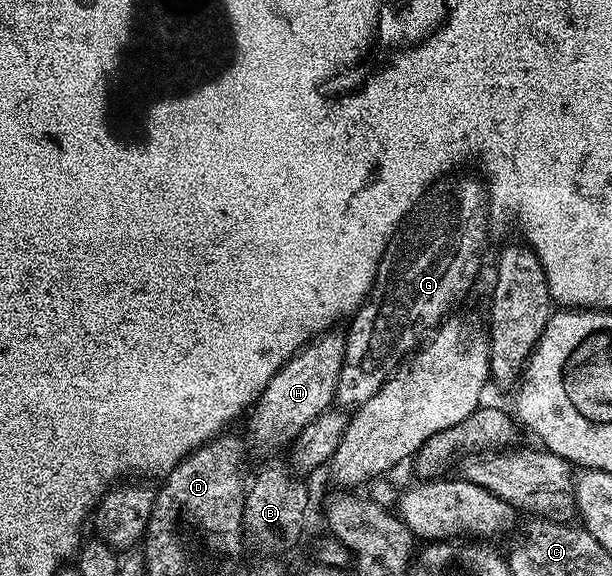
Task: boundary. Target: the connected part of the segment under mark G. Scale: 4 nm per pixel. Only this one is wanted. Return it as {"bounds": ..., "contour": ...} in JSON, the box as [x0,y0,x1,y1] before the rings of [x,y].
{"bounds":[336,175,488,409],"contour":[[[443,175],[431,184],[394,232],[370,293],[349,321],[350,329],[345,329],[344,366],[340,366],[336,397],[343,409],[359,408],[384,386],[403,359],[451,315],[450,307],[473,286],[482,268],[488,225],[486,185],[477,175],[454,175]]]}

